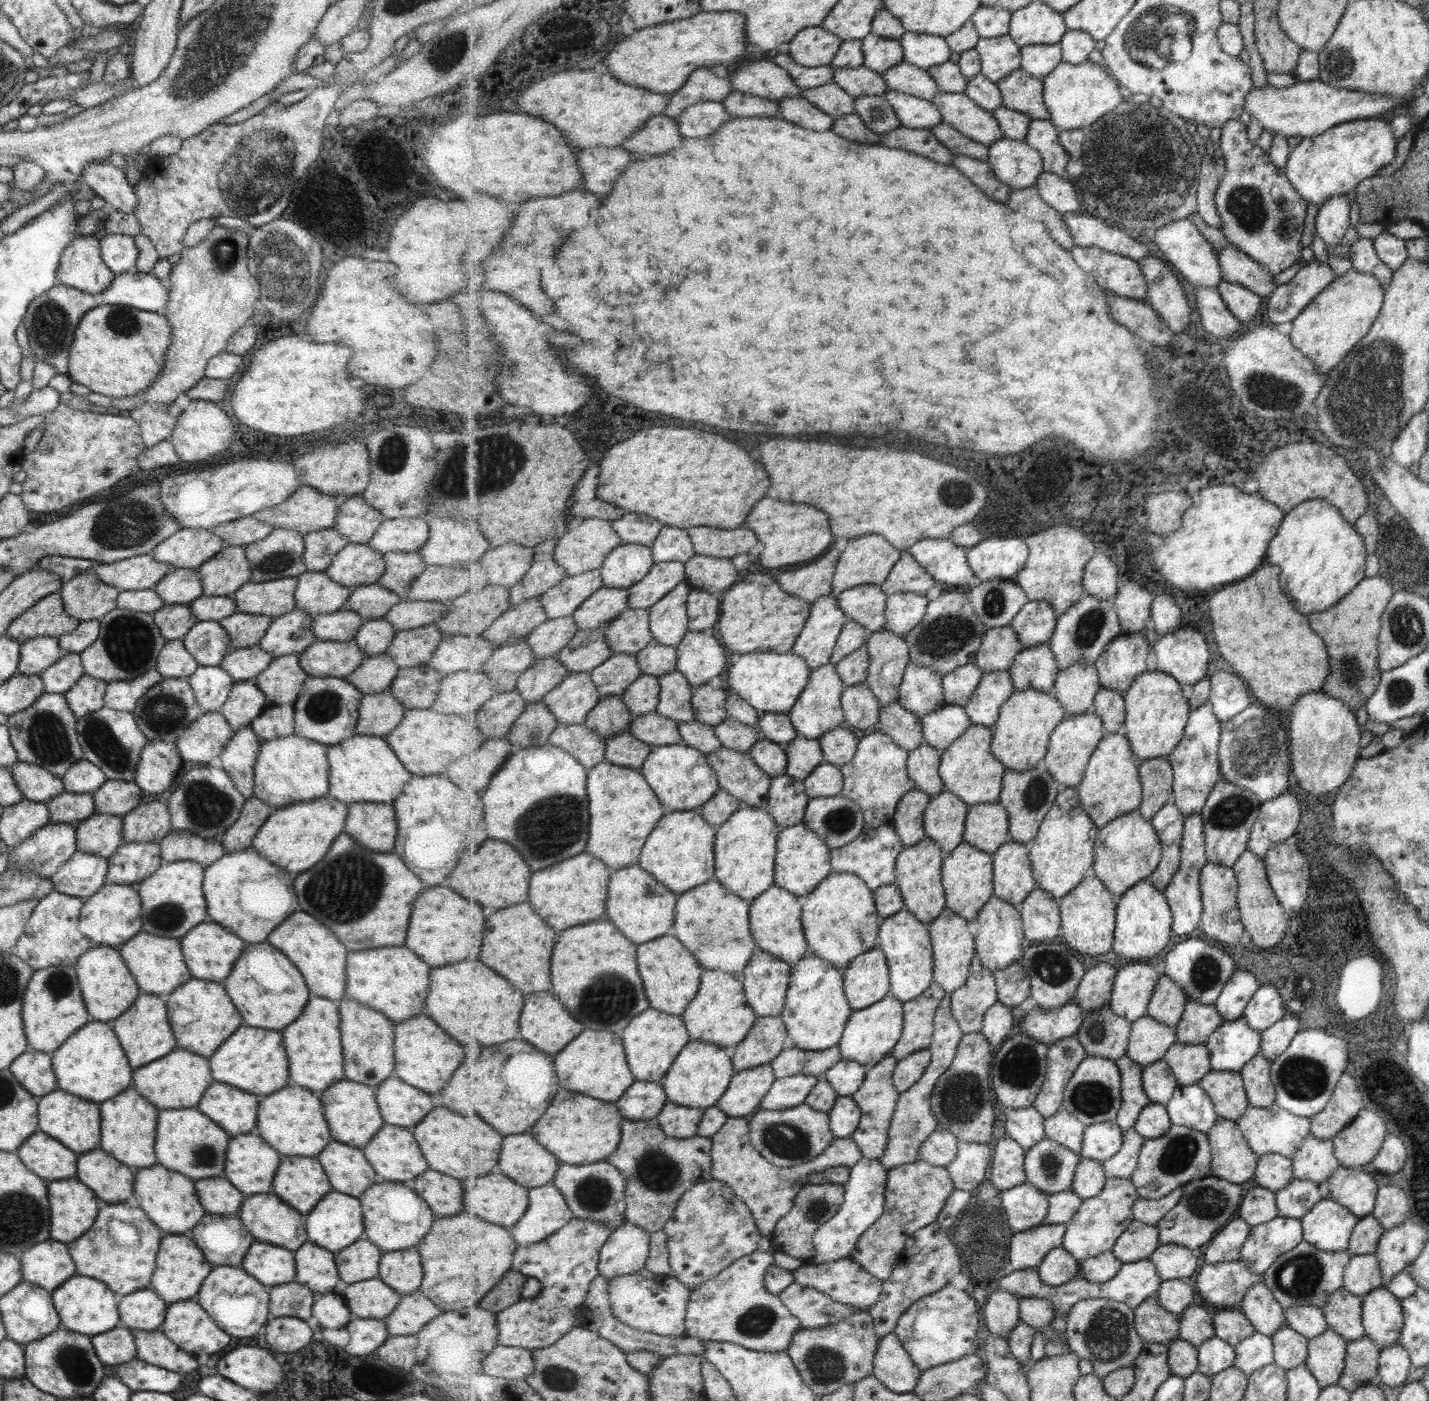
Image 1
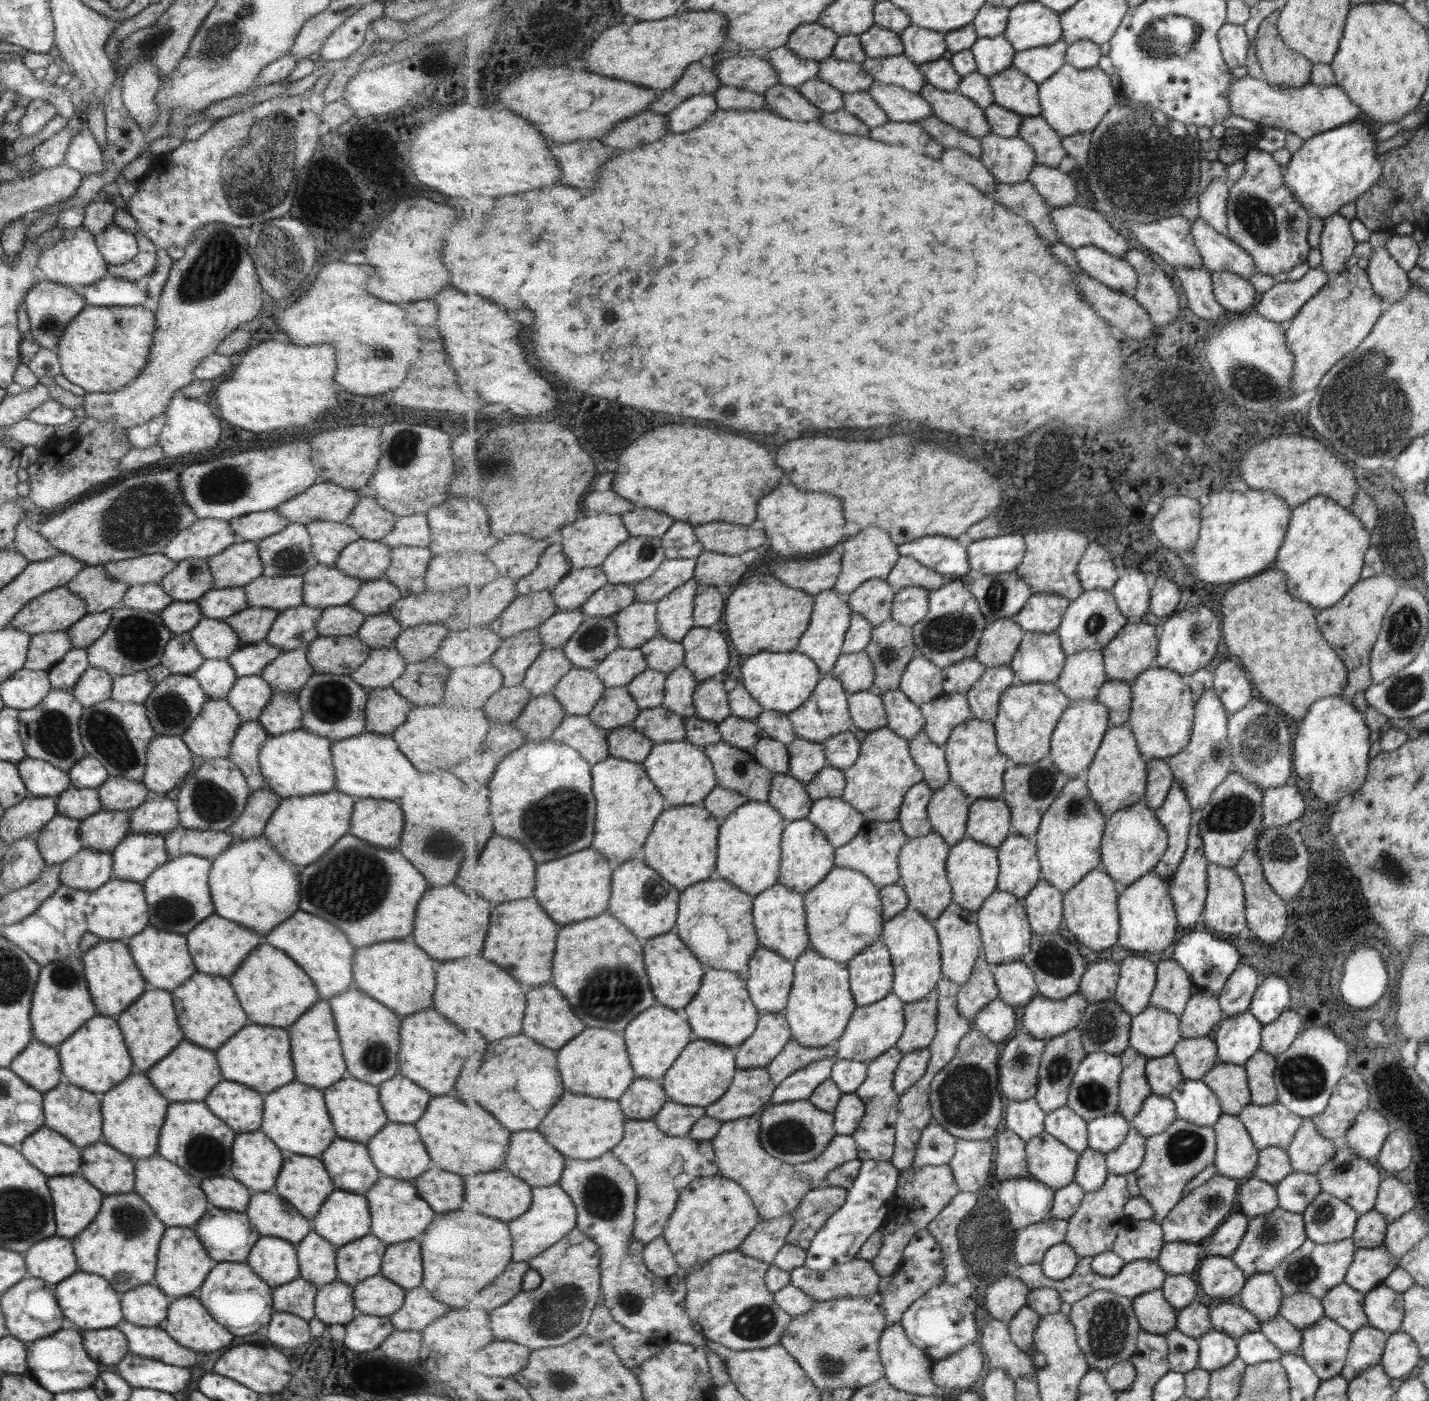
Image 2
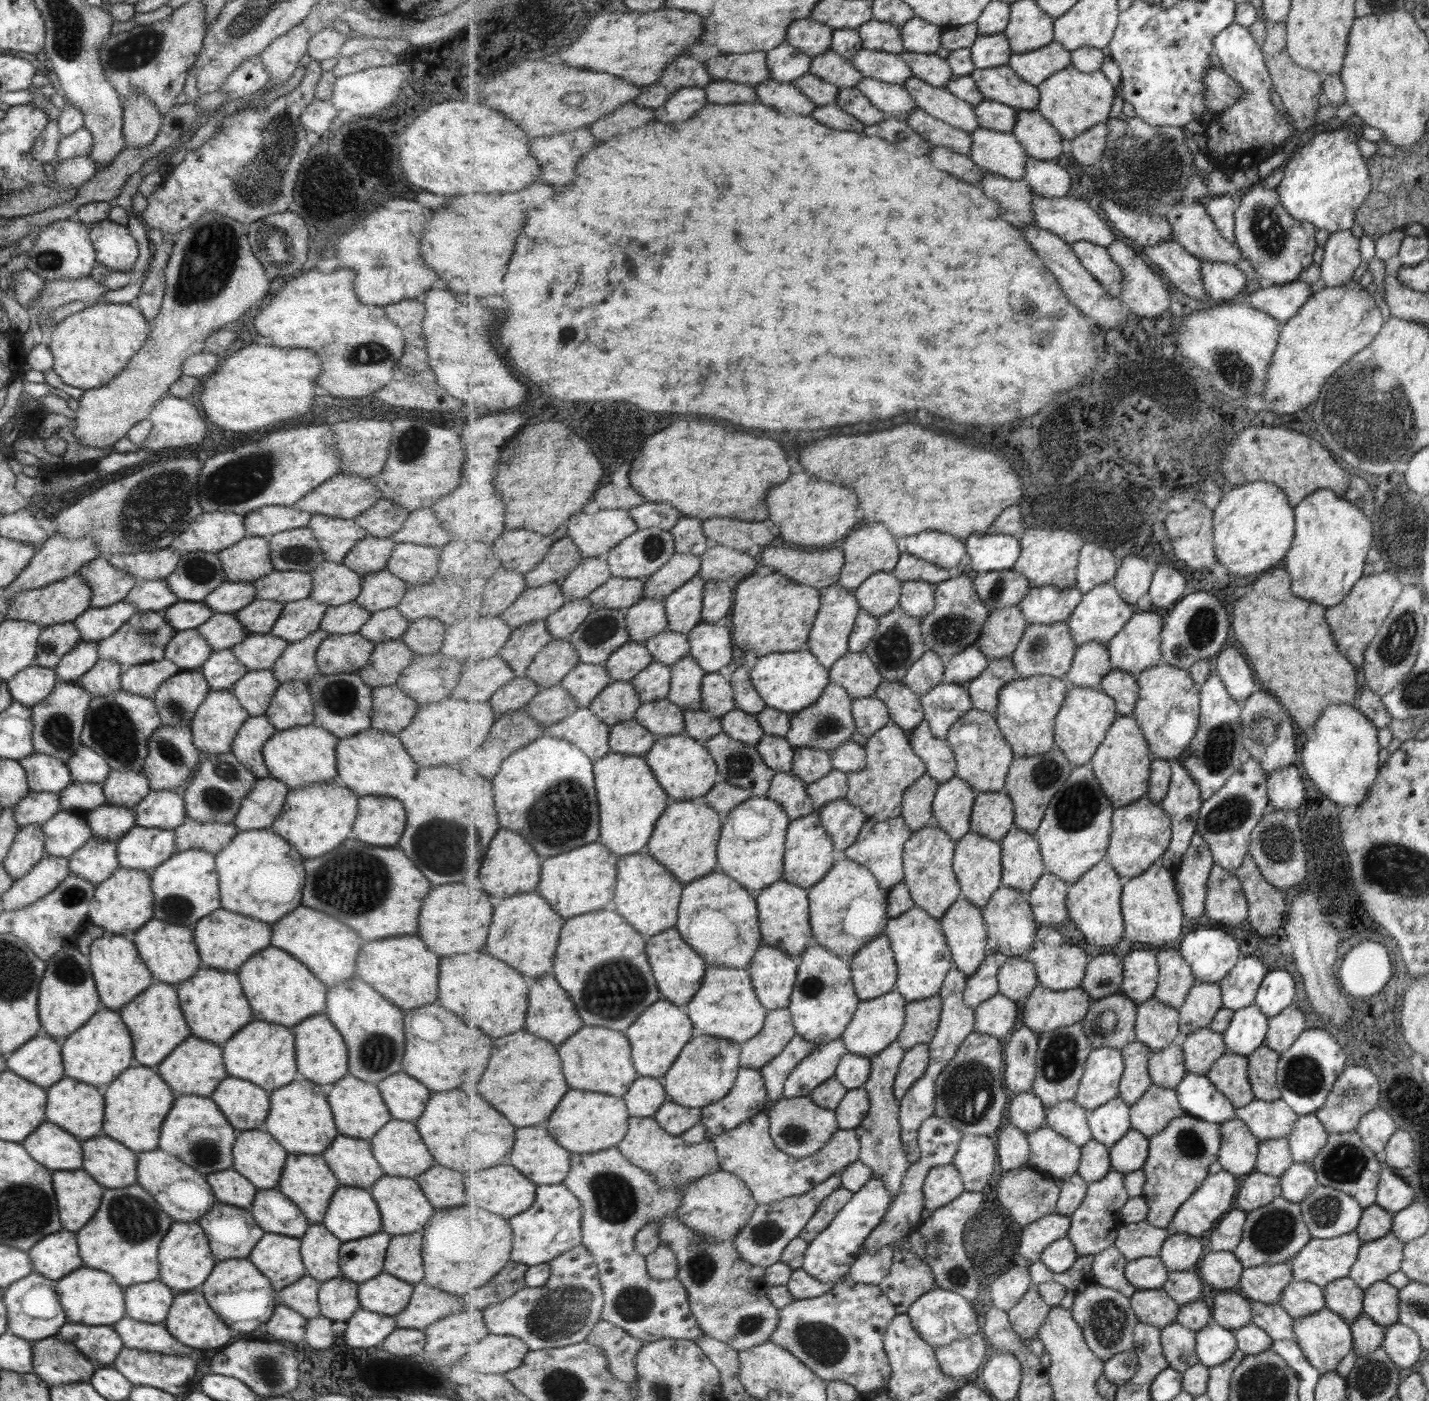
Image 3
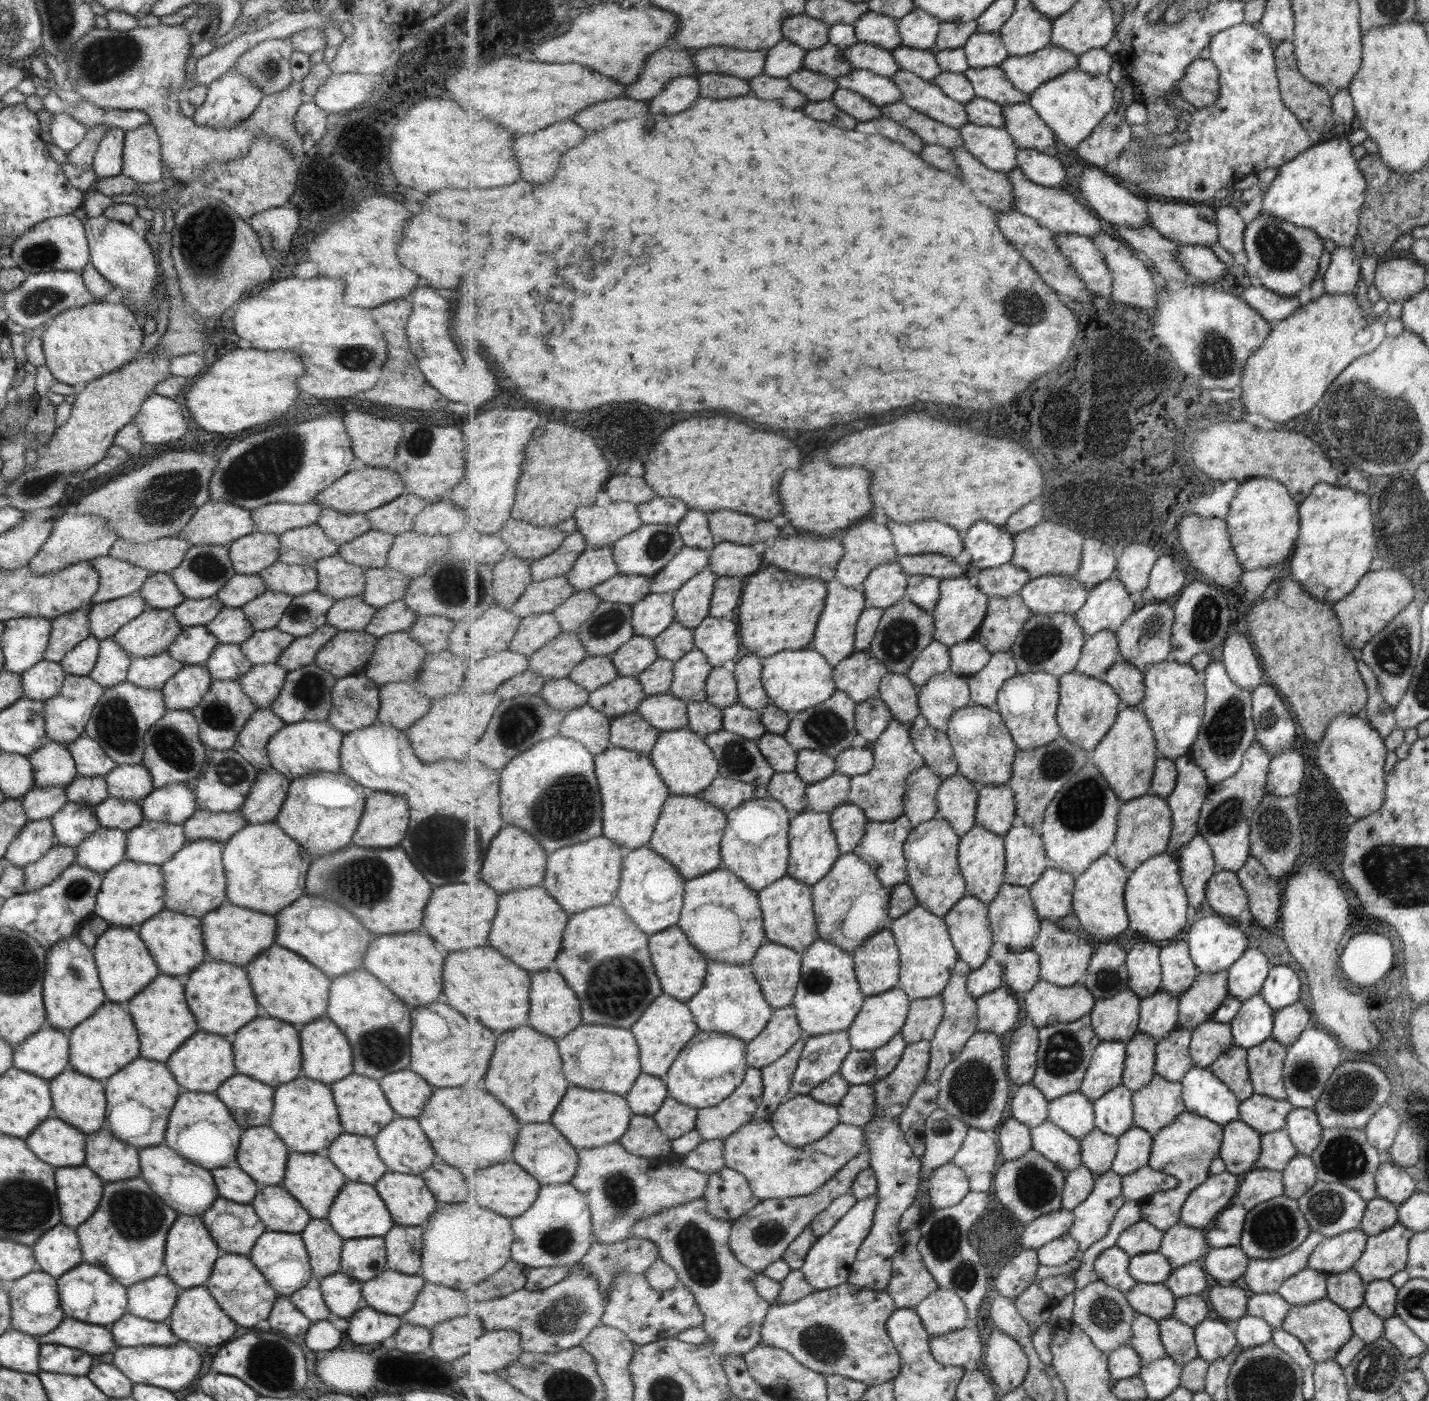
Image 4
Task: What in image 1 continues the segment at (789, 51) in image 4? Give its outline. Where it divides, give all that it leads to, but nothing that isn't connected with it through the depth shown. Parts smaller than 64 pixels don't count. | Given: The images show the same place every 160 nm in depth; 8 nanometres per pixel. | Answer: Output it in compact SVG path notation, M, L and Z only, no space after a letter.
M777 54L773 60L779 65L788 70L792 75L793 80L802 89L811 89L831 84L834 82L834 70L830 65L816 66L815 68L803 66L801 63L793 60L789 54Z

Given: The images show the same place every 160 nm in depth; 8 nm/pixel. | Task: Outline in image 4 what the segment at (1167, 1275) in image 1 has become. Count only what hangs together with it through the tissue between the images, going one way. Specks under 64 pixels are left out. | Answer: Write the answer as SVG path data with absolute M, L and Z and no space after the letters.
M1181 1220L1165 1232L1159 1253L1171 1262L1173 1269L1189 1265L1207 1255L1207 1240L1201 1229L1189 1227Z

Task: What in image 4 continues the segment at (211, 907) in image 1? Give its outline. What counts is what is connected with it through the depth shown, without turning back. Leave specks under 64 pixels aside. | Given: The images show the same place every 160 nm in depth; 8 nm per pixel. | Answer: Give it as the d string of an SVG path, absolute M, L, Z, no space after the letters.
M272 821L246 824L230 836L223 844L221 862L225 901L274 916L303 894L305 870L311 862L311 855Z

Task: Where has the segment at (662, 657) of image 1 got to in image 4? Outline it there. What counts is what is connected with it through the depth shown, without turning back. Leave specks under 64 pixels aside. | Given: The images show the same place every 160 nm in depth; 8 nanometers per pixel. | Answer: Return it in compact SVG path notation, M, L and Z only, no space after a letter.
M676 620L667 630L654 638L658 654L674 662L678 661L696 648L695 632L696 629L683 626Z

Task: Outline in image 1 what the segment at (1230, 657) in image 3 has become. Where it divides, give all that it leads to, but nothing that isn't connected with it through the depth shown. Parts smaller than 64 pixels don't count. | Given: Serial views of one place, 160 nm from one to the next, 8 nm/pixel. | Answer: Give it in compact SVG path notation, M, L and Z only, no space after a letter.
M1217 672L1211 678L1210 702L1221 721L1231 720L1251 705L1251 694L1242 678L1231 672Z

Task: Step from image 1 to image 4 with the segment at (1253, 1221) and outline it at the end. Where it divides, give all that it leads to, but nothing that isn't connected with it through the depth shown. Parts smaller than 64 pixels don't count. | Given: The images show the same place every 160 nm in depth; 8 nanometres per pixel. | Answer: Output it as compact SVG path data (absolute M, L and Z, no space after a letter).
M1255 1168L1242 1177L1242 1183L1237 1196L1233 1198L1233 1204L1244 1206L1248 1211L1262 1202L1284 1194L1281 1172Z

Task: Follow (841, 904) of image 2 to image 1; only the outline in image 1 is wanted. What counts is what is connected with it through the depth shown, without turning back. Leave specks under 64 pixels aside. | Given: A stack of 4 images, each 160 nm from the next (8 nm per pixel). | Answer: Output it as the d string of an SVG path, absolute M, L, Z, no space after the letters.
M834 872L803 899L802 922L810 953L832 962L842 971L860 954L881 946L881 923L885 919L877 912L874 890L852 873Z

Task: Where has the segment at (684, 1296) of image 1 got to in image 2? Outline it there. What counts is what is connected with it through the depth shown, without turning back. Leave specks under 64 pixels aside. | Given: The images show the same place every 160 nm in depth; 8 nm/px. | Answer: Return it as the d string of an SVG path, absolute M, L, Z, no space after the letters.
M613 1151L593 1160L568 1158L559 1184L576 1203L579 1230L600 1247L602 1297L613 1318L633 1332L707 1347L711 1340L695 1329L688 1313L686 1277L657 1276L645 1264L643 1252L633 1251L639 1186L628 1166Z

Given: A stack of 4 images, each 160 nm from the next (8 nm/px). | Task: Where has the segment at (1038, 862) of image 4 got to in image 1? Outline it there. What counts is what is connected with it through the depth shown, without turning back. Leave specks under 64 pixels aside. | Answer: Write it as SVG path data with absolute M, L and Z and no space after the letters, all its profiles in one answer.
M1010 839L992 857L994 895L1020 907L1029 893L1038 887L1027 844Z

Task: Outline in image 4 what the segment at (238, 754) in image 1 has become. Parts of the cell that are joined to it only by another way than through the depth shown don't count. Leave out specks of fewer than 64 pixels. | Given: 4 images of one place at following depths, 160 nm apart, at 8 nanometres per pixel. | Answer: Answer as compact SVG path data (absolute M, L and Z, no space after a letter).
M256 709L237 734L232 750L242 756L253 769L269 770L265 746L269 738L285 724L269 709Z

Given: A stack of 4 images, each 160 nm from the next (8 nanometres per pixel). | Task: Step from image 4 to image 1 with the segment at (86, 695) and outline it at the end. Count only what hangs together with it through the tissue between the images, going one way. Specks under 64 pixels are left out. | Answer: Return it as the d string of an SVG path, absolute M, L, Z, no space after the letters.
M41 693L31 706L7 717L7 730L18 762L39 766L57 778L83 759L77 743L76 720L62 694Z

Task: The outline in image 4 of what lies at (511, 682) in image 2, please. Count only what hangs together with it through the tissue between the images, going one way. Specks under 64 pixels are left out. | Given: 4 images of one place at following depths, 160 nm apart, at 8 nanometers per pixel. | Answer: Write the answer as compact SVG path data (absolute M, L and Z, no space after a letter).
M553 613L533 614L521 621L520 628L509 649L531 657L557 638L561 632L560 622Z

